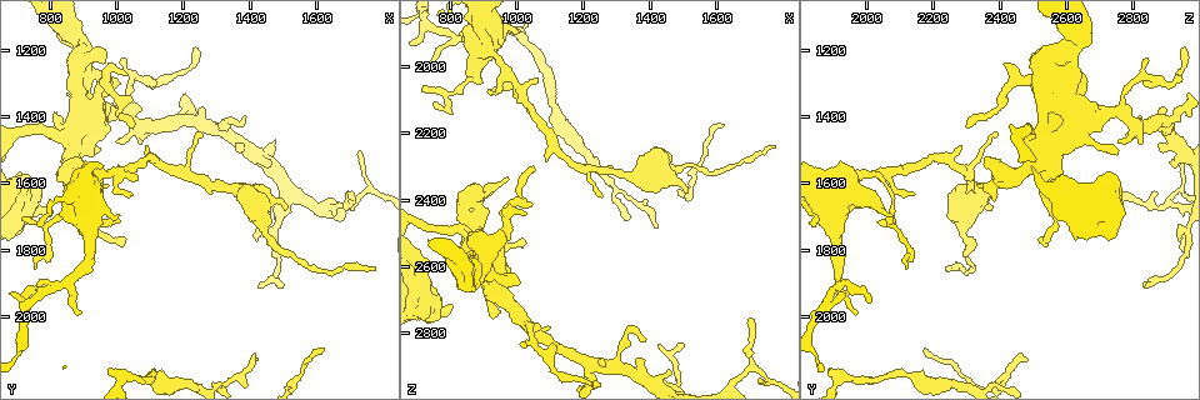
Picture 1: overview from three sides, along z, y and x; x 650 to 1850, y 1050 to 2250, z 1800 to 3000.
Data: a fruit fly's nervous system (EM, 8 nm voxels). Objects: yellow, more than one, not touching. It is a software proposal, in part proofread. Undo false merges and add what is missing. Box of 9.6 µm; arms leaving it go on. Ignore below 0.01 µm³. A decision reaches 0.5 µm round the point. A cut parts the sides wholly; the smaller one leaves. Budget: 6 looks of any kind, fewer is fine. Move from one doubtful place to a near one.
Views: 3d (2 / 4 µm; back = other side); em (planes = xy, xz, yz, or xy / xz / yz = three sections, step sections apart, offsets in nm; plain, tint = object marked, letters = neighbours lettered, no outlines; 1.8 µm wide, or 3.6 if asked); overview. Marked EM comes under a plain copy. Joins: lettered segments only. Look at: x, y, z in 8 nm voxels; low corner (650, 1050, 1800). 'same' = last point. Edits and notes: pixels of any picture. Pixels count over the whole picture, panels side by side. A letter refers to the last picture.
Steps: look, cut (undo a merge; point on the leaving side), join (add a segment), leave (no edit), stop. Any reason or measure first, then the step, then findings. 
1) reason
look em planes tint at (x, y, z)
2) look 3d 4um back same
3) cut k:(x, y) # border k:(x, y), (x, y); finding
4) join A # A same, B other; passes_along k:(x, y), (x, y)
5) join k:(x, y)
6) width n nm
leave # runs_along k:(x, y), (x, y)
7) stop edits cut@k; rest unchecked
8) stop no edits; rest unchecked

calibre changes
look 3d 2um back at (900, 1180, 2610)

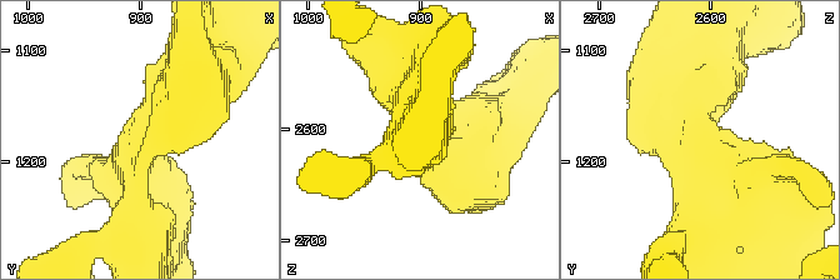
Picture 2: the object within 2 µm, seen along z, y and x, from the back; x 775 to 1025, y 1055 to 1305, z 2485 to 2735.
now the EM
look em planes tint at (900, 1172, 2614)

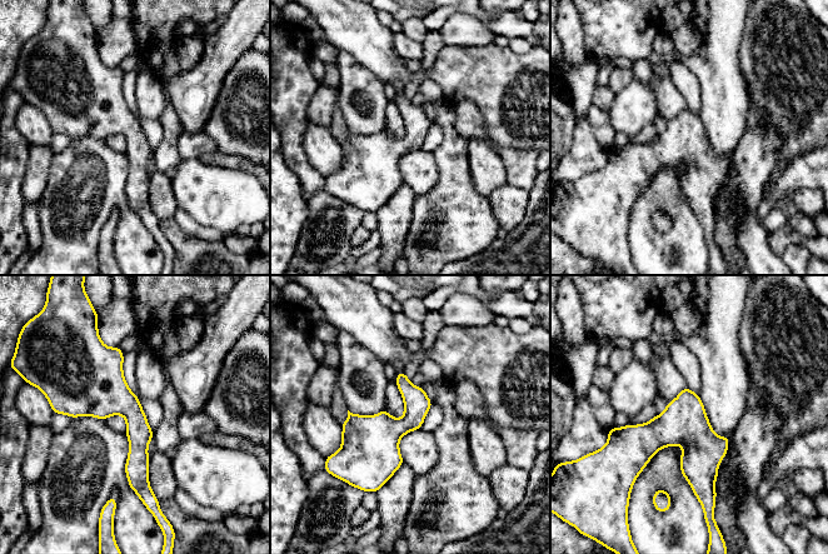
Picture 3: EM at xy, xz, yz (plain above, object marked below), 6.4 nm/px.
what lies round it
look em planes letters same

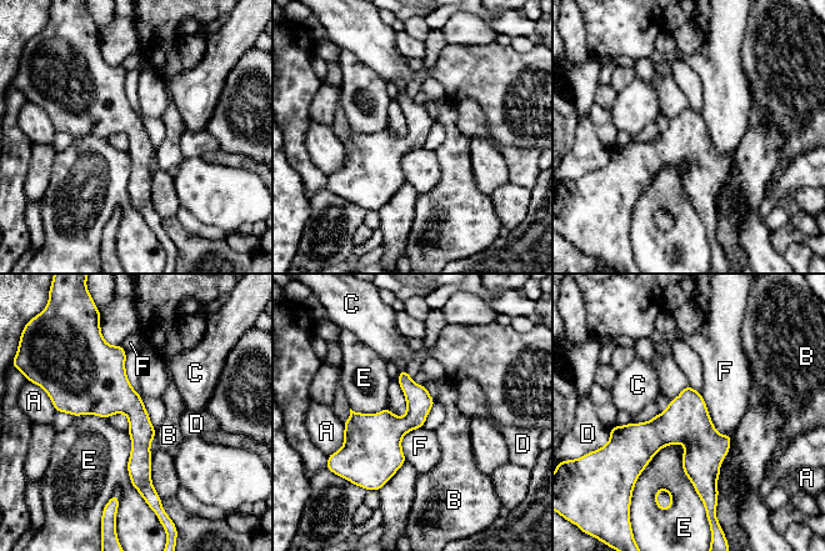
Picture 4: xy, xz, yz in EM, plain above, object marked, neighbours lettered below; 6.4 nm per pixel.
leave # A other, B other, C other, D other, E other, F other; one neuron here

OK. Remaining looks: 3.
look 3d 2um at (840, 1570, 2440)

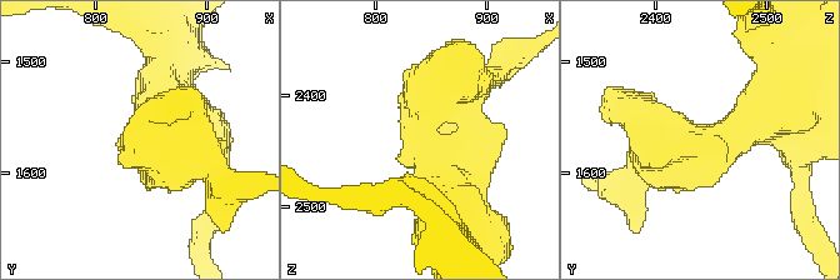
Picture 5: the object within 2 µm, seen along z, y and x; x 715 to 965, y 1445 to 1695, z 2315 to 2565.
arms 3; arm_widths 200, 280, 380 nm; shape alone is not enough
look em yz step 8 tint at (840, 1570, 2440)

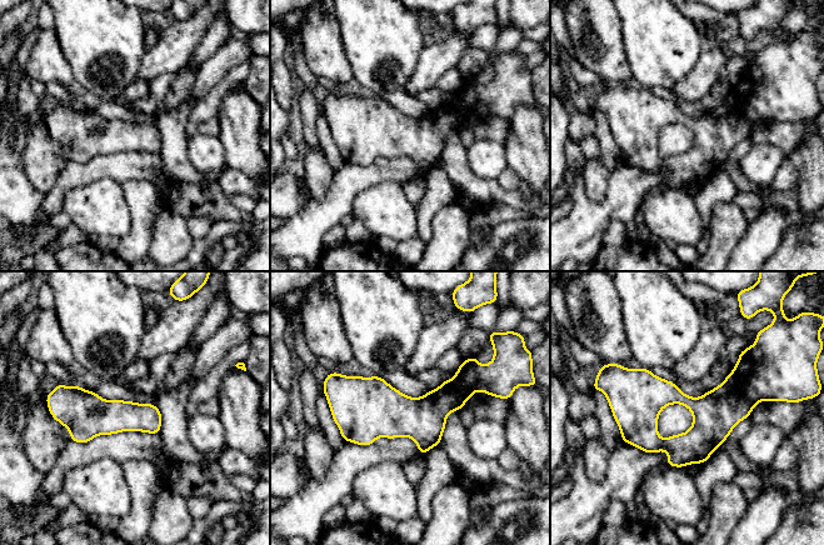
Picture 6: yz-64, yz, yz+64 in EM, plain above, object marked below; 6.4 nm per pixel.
look em planes letters same

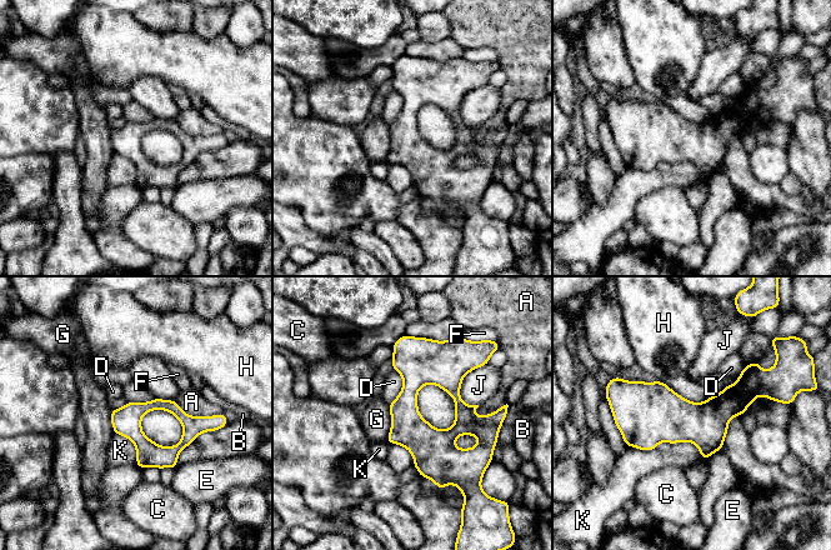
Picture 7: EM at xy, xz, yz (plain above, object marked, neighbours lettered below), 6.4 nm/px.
leave # A other, B other, C other, D other, E other, F other, G other, H other, J other, K other; border 7:(394, 369), (403, 388), (389, 405); all the same neuron

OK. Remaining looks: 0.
stop no edits; rest unchecked

